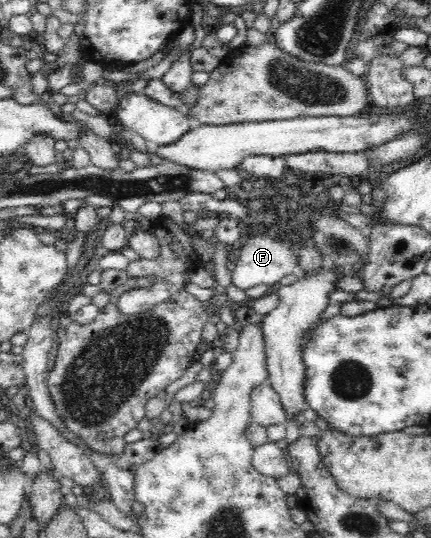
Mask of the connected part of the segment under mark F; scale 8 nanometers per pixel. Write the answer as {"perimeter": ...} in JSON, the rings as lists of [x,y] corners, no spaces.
{"perimeter":[[[277,231],[275,237],[263,233],[260,235],[251,235],[251,237],[239,249],[239,259],[232,270],[232,284],[237,289],[249,289],[255,285],[272,286],[279,282],[285,275],[297,274],[300,276],[302,271],[295,255],[295,247],[291,244],[291,239],[285,235],[279,235]]]}

